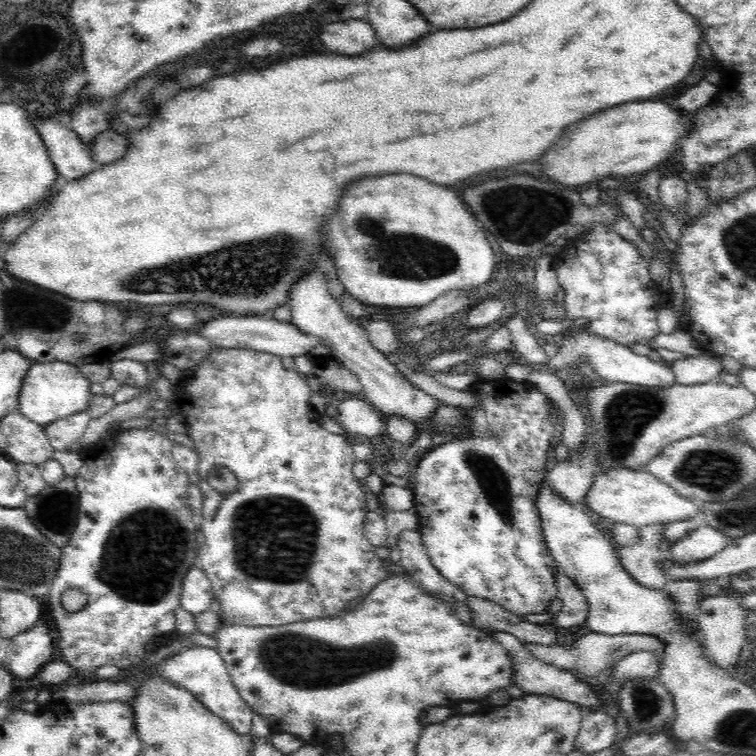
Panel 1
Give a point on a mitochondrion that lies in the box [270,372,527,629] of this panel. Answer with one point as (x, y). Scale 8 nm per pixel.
(492, 479)

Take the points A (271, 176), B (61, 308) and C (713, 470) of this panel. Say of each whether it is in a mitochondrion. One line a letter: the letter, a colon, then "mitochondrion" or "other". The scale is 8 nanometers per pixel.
A: other
B: mitochondrion
C: mitochondrion

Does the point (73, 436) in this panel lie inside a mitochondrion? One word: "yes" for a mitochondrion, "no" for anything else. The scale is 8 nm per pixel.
no

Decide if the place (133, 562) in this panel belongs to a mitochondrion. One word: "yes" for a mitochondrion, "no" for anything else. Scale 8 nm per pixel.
yes

